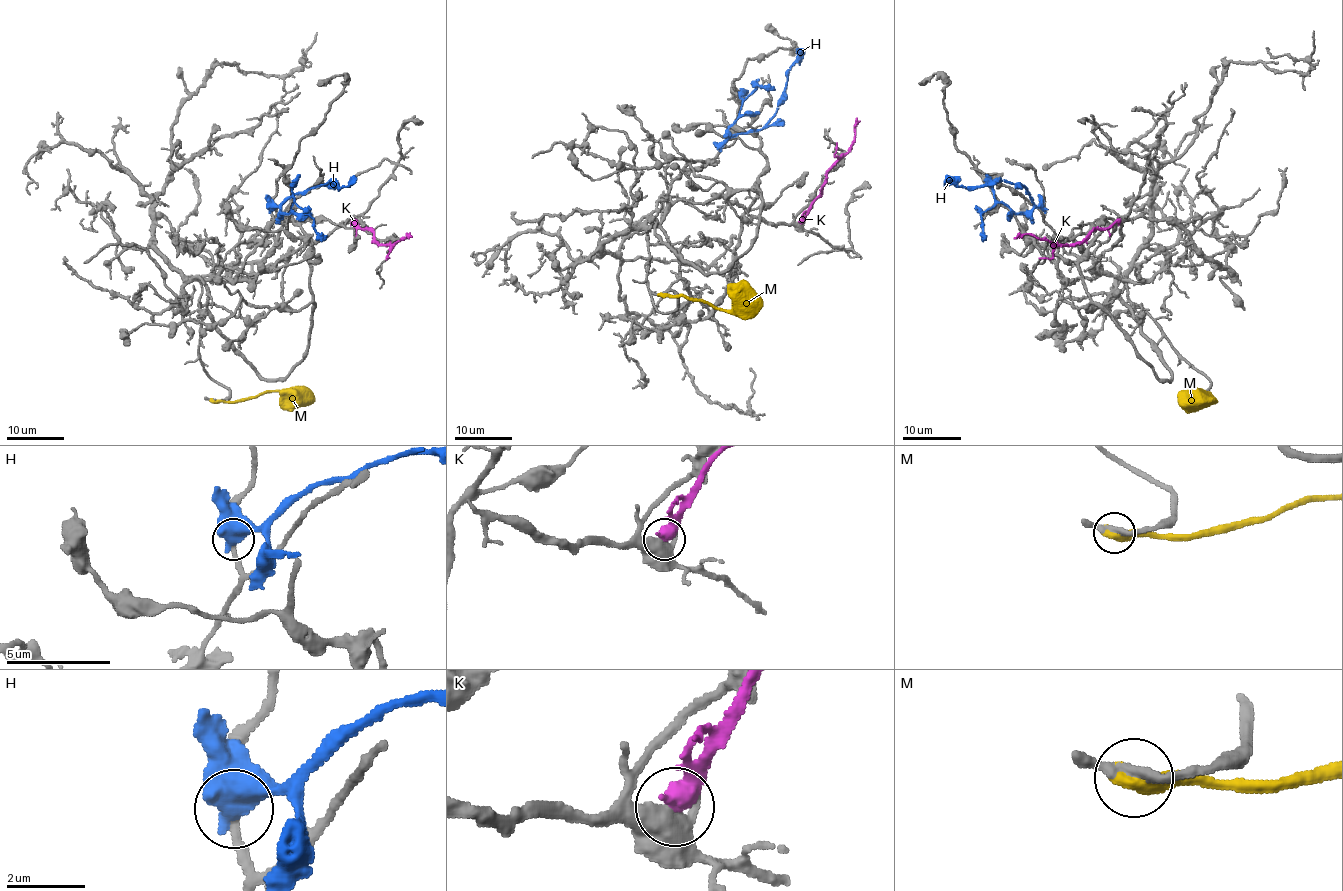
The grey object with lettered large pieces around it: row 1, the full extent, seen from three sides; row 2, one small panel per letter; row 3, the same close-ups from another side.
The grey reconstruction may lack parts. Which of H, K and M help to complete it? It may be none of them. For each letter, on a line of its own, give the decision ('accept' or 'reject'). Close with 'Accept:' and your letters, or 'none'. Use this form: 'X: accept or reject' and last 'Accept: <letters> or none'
H: reject
K: reject
M: accept
Accept: M

